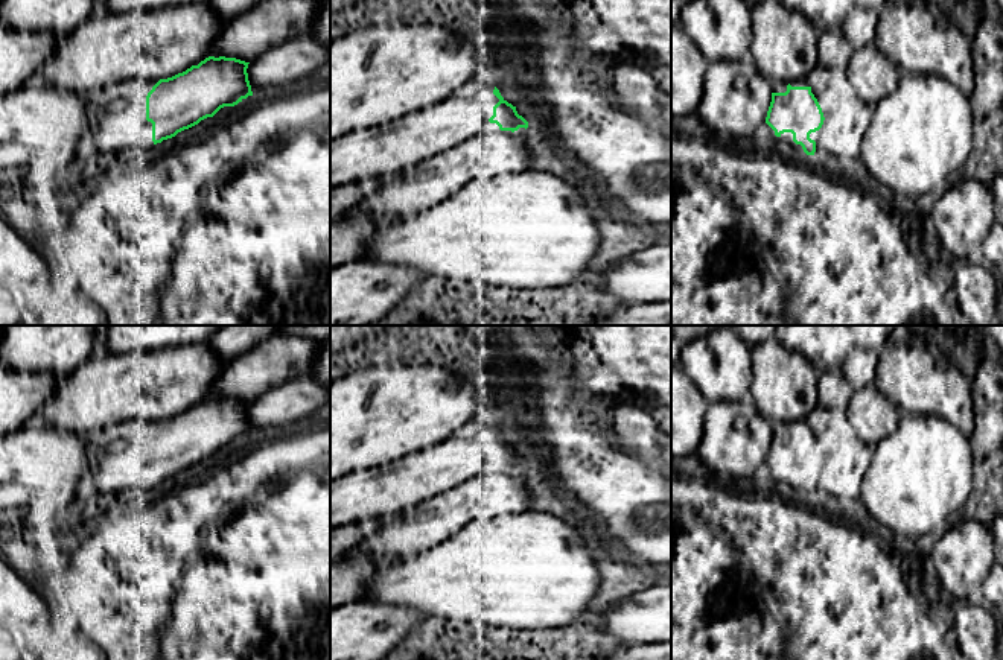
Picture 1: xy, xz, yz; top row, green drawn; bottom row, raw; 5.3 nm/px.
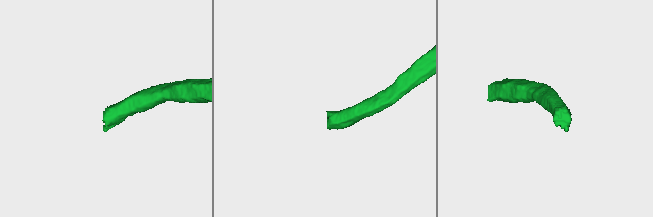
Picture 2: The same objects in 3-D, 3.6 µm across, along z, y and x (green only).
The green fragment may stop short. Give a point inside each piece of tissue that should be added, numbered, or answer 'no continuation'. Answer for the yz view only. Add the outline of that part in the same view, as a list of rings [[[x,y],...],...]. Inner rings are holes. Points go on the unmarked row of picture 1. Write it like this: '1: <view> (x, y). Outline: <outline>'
no continuation

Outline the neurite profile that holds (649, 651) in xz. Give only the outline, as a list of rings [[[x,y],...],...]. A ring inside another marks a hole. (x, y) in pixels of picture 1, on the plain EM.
[[[671,642],[632,645],[615,652],[601,654],[595,660],[671,660]]]

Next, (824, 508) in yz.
[[[770,468],[770,474],[773,479],[776,479],[779,484],[788,485],[794,491],[794,497],[798,502],[804,506],[813,506],[817,509],[820,516],[826,516],[831,511],[831,506],[826,502],[814,503],[802,490],[801,485],[796,485],[793,482],[793,474],[791,473],[784,473],[779,478],[775,476],[775,471]]]

